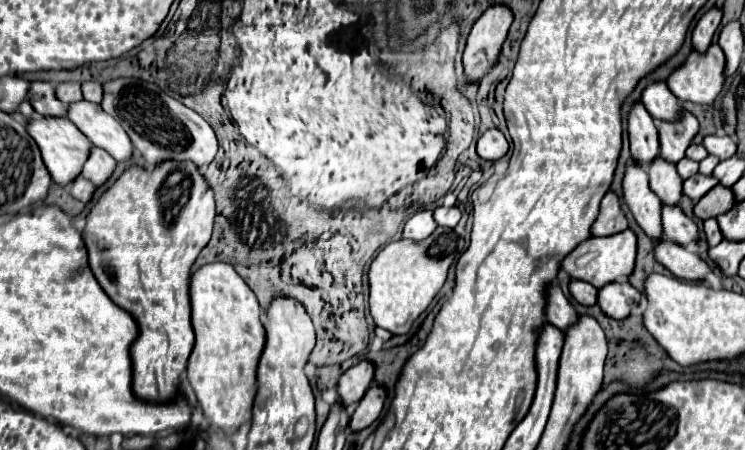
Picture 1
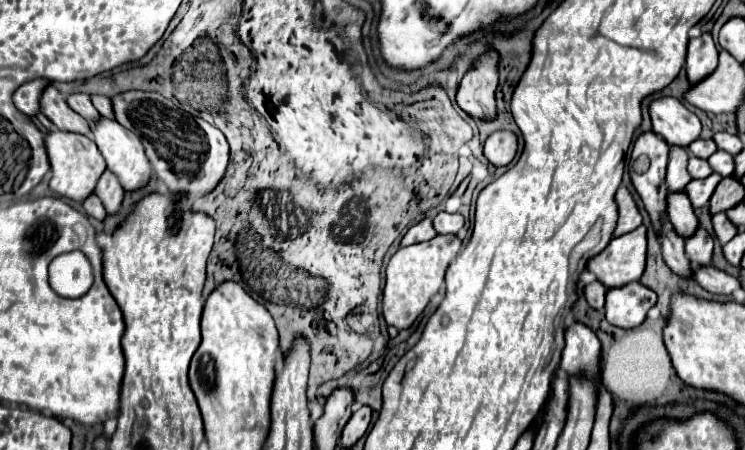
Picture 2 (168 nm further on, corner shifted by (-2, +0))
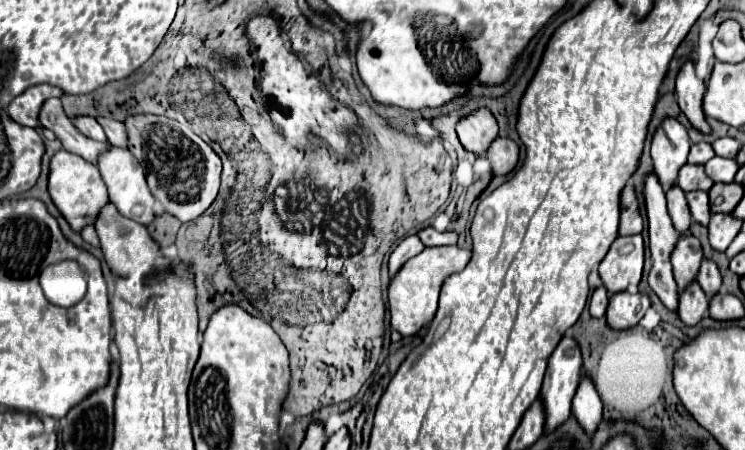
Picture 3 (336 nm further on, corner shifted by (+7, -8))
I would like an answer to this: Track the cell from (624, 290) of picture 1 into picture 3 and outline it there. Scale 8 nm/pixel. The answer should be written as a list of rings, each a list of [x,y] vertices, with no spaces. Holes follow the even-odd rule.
[[[617,292],[615,296],[611,296],[609,308],[607,308],[607,324],[615,330],[633,328],[649,310],[649,306],[651,306],[651,300],[647,294]]]

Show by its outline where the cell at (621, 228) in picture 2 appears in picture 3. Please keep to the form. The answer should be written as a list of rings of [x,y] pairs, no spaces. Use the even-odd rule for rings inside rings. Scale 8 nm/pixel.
[[[631,184],[625,186],[621,194],[621,226],[619,236],[631,236],[643,232],[643,218],[639,212],[639,200]]]

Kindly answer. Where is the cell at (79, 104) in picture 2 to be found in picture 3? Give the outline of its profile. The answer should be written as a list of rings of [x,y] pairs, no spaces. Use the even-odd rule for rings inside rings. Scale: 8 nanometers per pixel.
[[[79,116],[73,120],[73,124],[77,126],[77,130],[81,130],[81,134],[85,134],[91,140],[99,140],[99,142],[107,142],[107,136],[103,132],[103,128],[99,126],[99,122],[91,116]]]

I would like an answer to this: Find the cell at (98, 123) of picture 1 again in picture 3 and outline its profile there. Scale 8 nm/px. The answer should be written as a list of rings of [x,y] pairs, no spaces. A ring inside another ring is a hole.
[[[111,146],[111,150],[107,154],[99,156],[97,168],[103,176],[103,182],[107,184],[109,200],[117,206],[119,214],[129,218],[129,220],[135,220],[143,226],[149,226],[157,216],[155,214],[155,198],[153,198],[153,194],[145,182],[145,172],[139,166],[139,162],[135,160],[135,156],[129,150],[119,150],[117,146]]]

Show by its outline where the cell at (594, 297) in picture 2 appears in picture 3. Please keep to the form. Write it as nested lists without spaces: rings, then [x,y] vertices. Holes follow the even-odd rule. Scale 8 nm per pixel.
[[[599,286],[593,296],[591,296],[591,302],[589,302],[589,312],[593,318],[601,318],[605,316],[607,312],[607,306],[609,306],[609,292],[605,286]]]

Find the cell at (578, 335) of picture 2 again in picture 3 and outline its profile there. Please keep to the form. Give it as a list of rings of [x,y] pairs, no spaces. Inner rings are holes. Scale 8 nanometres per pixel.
[[[581,378],[581,384],[573,398],[573,414],[577,416],[579,424],[589,434],[593,434],[597,430],[601,416],[603,416],[603,404],[601,404],[599,394],[595,392],[595,386],[589,378]]]

